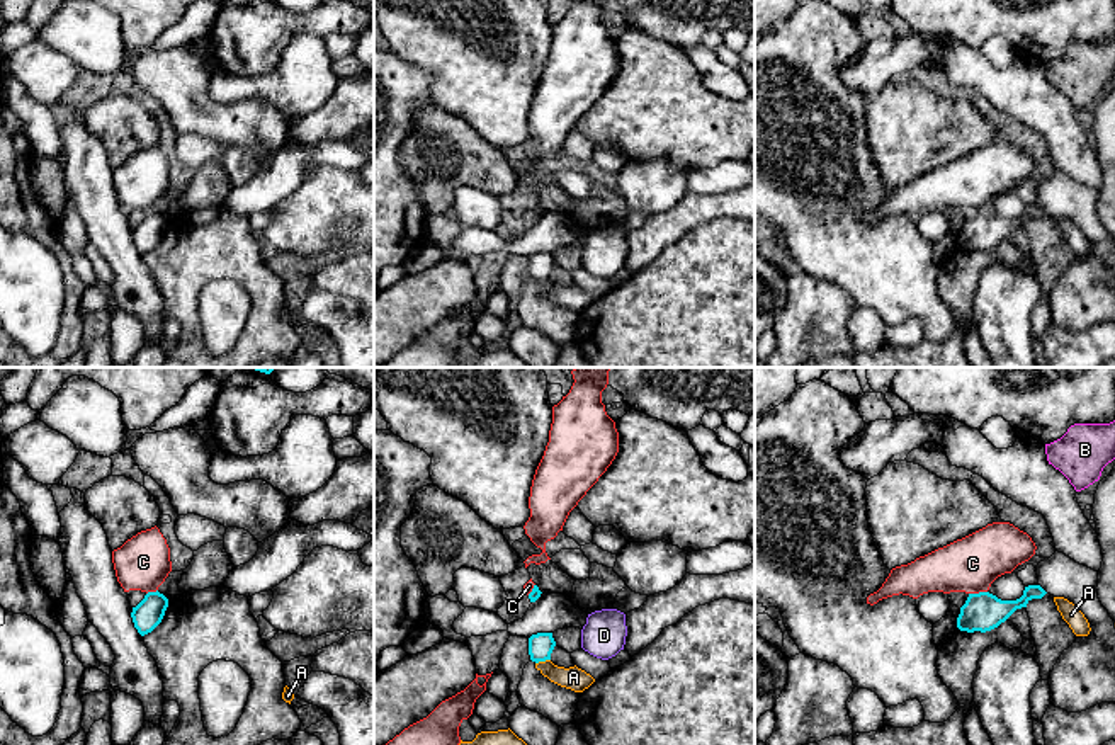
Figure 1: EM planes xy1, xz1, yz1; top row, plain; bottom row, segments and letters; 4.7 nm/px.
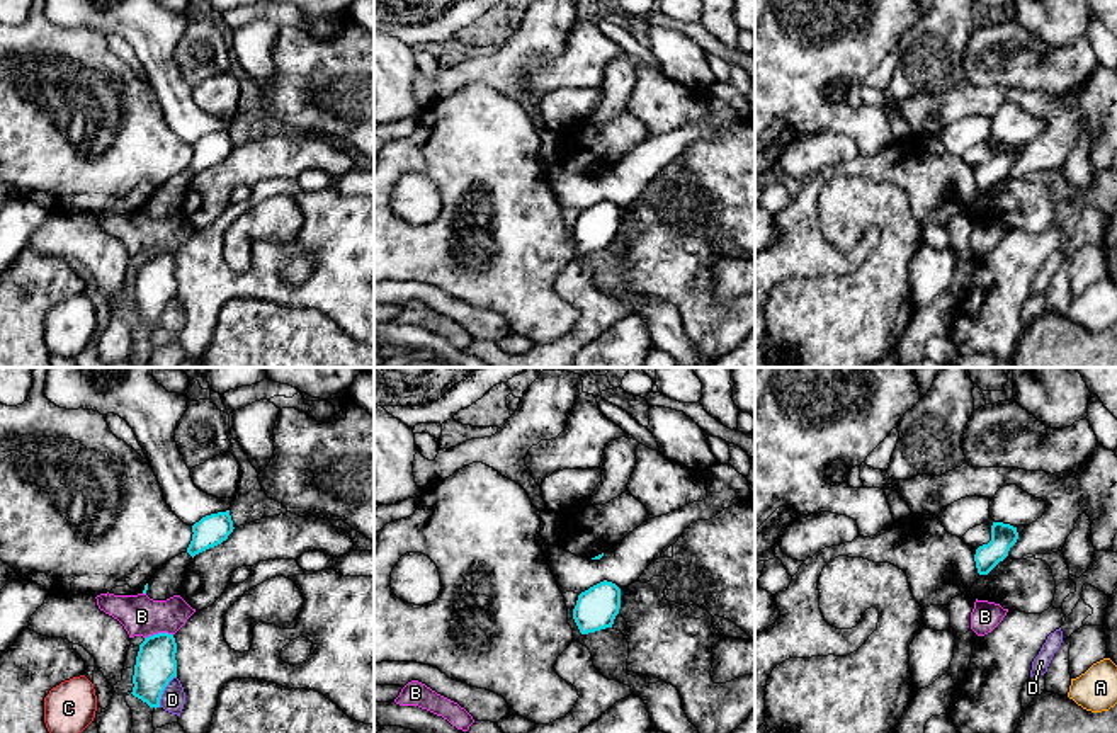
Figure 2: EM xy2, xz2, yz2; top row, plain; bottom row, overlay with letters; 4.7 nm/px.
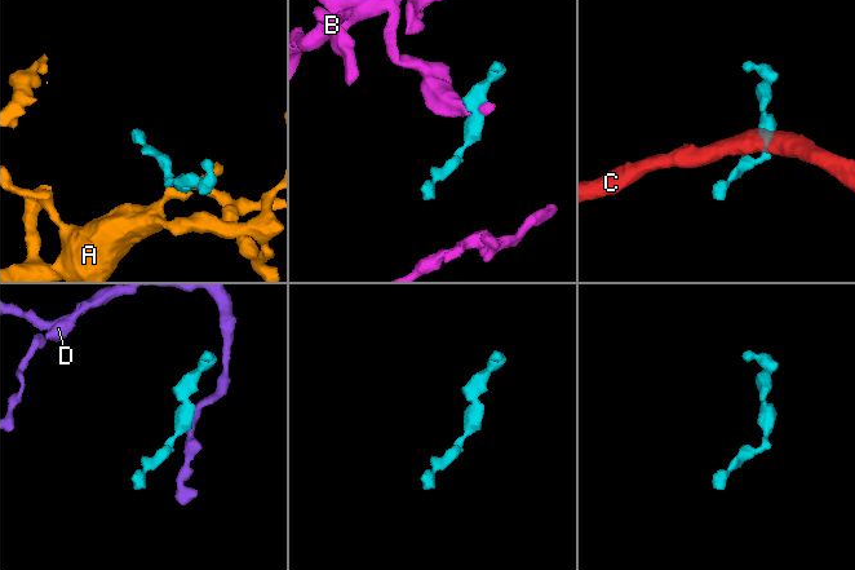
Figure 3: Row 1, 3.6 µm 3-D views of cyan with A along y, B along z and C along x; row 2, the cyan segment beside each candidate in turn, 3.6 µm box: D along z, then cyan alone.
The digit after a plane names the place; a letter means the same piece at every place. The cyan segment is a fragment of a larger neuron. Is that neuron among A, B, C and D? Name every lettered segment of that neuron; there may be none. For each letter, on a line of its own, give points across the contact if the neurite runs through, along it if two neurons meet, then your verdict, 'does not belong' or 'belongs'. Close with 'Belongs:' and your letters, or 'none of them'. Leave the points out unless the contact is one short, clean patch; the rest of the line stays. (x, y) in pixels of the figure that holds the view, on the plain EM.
A: runs through xz1 (541, 264), (543, 279), (556, 293), (573, 296); belongs
B: border along xy2 (172, 252), (153, 252), (145, 257); does not belong
C: border along yz1 (986, 210), (969, 213); does not belong
D: border along xy2 (175, 295), (165, 306), (158, 325); does not belong
Belongs: A

